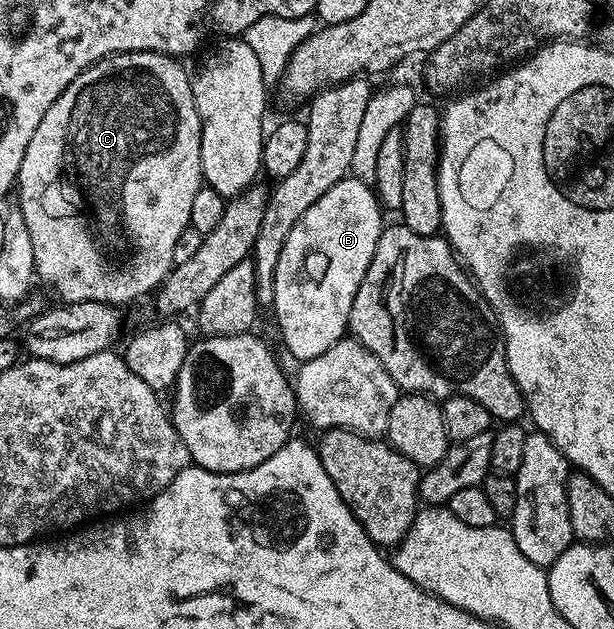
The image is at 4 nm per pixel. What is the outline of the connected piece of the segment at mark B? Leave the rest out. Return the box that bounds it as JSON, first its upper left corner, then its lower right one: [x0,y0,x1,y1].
[271,175,383,362]

